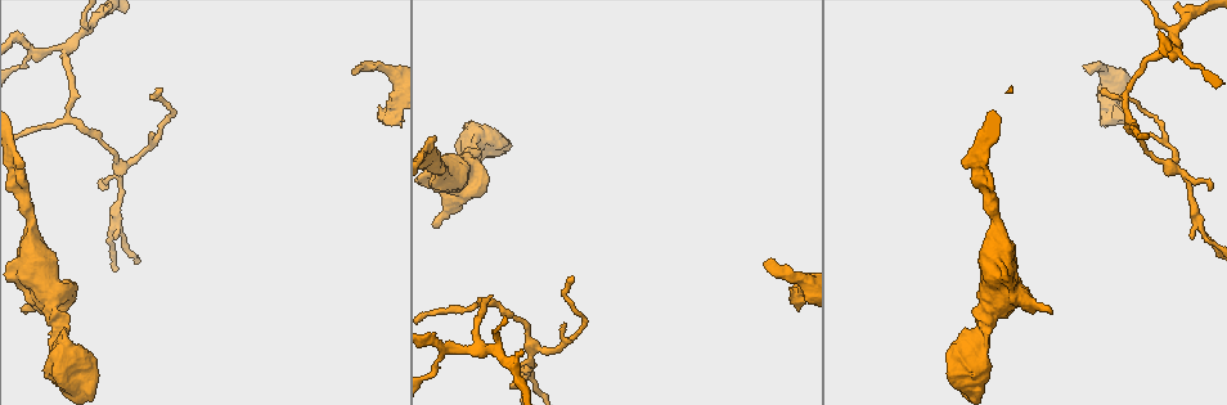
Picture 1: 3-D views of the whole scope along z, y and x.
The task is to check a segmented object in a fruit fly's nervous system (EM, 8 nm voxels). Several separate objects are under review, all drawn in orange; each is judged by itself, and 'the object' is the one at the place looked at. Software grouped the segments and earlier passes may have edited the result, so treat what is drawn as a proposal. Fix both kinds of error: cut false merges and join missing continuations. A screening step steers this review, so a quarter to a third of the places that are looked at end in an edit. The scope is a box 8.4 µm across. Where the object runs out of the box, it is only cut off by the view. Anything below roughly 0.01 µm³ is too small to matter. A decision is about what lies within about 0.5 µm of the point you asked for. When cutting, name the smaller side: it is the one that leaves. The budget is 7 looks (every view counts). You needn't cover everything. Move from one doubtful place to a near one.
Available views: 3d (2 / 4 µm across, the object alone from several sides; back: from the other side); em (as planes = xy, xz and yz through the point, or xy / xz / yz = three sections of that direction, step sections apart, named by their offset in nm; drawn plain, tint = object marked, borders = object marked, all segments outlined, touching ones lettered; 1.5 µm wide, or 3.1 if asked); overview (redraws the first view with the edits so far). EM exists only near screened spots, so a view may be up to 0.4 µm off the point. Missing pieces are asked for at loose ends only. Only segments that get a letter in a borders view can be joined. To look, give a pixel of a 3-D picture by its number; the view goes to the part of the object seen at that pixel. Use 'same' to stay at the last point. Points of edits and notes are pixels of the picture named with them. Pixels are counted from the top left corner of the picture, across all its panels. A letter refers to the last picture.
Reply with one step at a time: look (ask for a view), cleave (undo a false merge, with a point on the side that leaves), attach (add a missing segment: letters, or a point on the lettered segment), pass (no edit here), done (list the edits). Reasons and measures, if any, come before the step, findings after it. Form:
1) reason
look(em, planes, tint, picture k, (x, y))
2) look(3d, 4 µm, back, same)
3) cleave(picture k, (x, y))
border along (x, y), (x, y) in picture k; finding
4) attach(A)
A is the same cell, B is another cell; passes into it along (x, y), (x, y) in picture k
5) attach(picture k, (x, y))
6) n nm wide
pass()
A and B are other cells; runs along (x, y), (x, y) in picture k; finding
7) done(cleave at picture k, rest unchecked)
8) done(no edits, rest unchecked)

calibre changes
look(3d, 2 µm, picture 1, (979, 331))

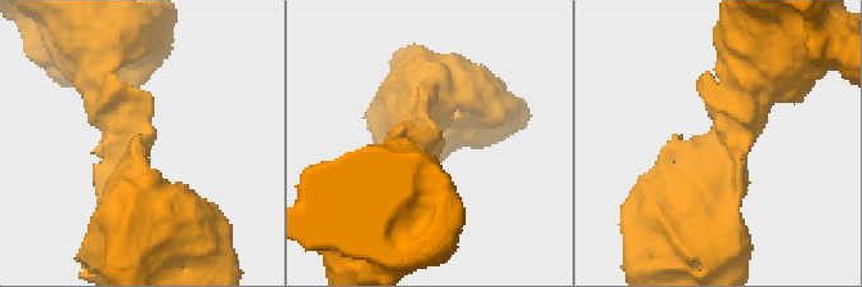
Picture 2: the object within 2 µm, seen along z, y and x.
arms of 400, 550 nm; now the EM
look(em, planes, borders, picture 2, (419, 147))

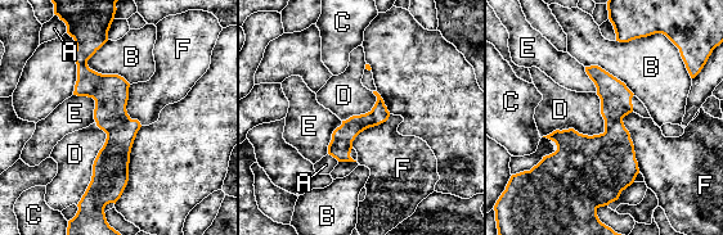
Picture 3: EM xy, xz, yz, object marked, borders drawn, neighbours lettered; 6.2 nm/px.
pass()
A, B, C, D, E and F are other cells; runs along (95, 45), (84, 72), (111, 100), (108, 197) in picture 3; continuous, no second cell

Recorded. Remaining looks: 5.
free end
look(em, planes, borders, picture 1, (1211, 190))

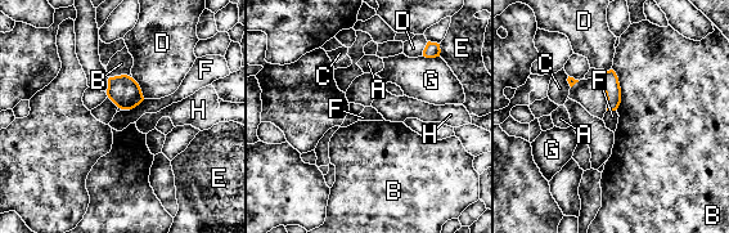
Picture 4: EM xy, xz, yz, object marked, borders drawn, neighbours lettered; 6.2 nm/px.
pass()
A, B, C, D, E, F, G and H are other cells; border along (144, 99), (130, 110) in picture 4; none of them fits

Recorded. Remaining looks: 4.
arms part here
look(3d, 4 µm, picture 1, (68, 47))

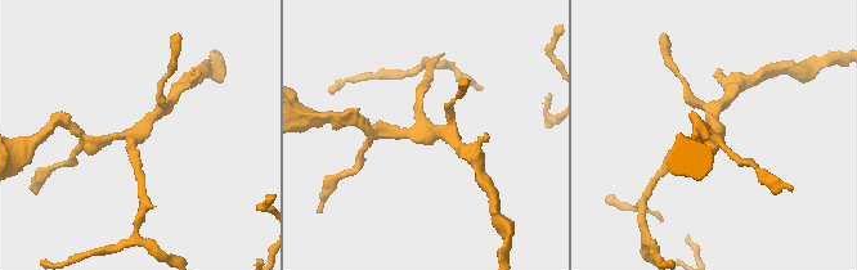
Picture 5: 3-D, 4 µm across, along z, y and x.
need the tissue
look(em, planes, tint, picture 5, (428, 132))

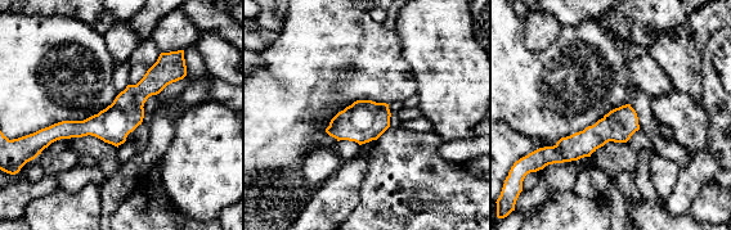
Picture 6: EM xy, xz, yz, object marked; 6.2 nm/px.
see the neighbours
look(em, planes, borders, same)

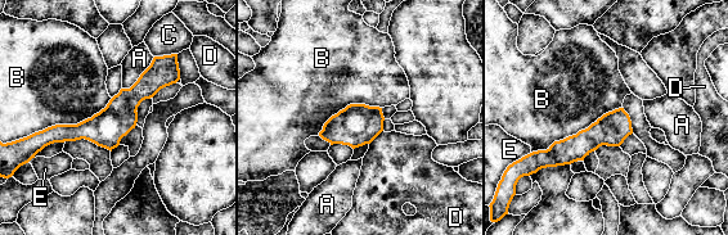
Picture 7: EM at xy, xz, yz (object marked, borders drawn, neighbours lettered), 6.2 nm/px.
200 nm wide
pass()
A, B, C, D and E are other cells; runs along (175, 76), (102, 129), (37, 135) in picture 7; one cell here

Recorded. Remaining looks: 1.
done(no edits, rest unchecked)

